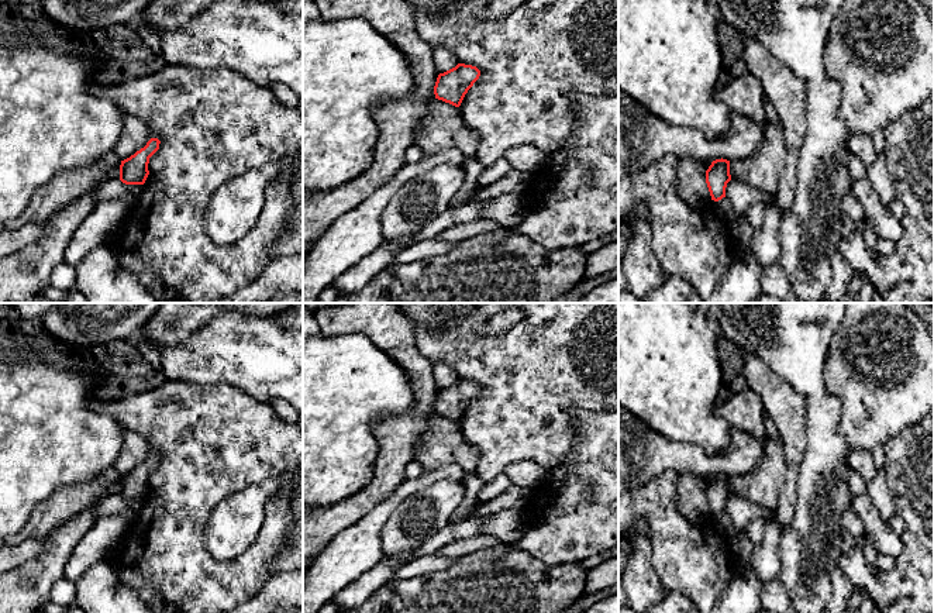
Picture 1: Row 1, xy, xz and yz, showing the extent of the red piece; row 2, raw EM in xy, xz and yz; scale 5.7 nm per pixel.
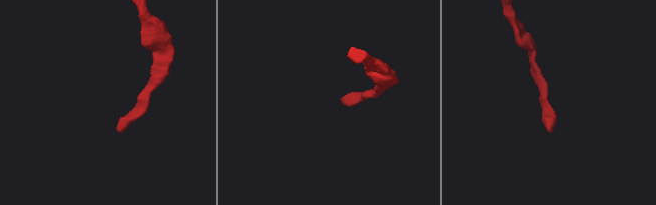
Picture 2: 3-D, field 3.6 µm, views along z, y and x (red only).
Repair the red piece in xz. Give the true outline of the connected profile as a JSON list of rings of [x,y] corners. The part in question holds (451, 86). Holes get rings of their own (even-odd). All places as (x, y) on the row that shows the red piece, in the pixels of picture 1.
[[[458,63],[455,68],[438,75],[434,86],[435,99],[459,107],[479,76],[480,70],[476,66]]]

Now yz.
[[[716,159],[706,171],[706,183],[711,196],[711,200],[718,202],[726,197],[727,183],[731,180],[730,161]]]

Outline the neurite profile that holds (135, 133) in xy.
[[[125,114],[121,135],[118,137],[113,151],[121,161],[124,161],[144,148],[149,140],[151,130],[148,124],[135,116]]]

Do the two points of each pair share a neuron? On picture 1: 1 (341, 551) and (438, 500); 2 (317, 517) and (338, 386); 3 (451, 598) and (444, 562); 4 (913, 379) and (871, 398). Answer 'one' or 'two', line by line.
1: two
2: two
3: two
4: one

